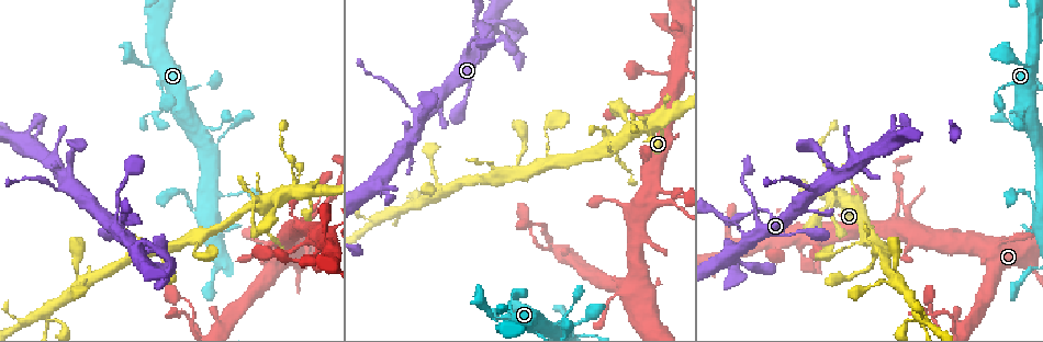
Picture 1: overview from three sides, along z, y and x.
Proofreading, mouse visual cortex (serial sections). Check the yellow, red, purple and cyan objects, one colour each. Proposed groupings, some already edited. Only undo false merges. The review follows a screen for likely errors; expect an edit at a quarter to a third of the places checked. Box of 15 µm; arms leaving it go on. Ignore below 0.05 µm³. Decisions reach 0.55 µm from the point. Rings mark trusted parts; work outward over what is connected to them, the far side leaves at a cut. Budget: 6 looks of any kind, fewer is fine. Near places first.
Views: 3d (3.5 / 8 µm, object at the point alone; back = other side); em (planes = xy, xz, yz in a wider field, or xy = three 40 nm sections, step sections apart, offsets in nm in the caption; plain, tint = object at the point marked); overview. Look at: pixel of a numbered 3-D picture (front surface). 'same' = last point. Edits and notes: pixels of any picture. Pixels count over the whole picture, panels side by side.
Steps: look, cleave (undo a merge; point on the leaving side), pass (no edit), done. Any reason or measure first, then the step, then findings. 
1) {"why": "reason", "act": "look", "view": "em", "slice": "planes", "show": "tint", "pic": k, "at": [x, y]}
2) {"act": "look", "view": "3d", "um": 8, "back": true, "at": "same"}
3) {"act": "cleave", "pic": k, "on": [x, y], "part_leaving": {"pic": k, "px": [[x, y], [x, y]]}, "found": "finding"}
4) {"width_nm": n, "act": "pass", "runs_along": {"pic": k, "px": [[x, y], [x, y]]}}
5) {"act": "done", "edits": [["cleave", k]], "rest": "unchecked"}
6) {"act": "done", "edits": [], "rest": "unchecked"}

{"why": "thin neck", "act": "look", "view": "3d", "um": 3.5, "pic": 1, "at": [55, 191]}

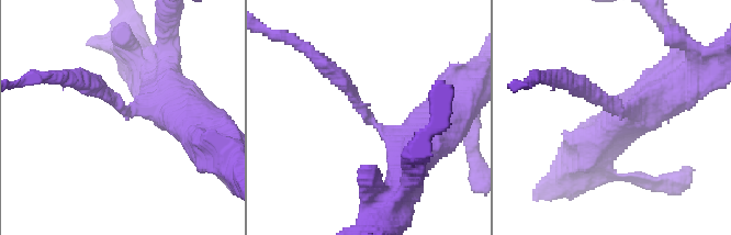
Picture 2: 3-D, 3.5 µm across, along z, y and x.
{"arm_widths_nm": [250, 600], "act": "look", "view": "em", "slice": "xy", "step": 1, "show": "tint", "pic": 2, "at": [367, 117]}

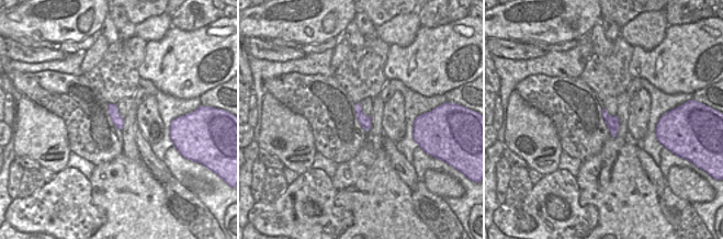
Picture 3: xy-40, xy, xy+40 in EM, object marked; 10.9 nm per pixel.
{"width_nm": 130, "act": "pass", "runs_along": {"pic": 2, "px": [[430, 135], [420, 147], [380, 127], [326, 65]]}, "found": "continuous, no second cell"}

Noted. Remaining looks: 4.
{"why": "abrupt turn", "act": "look", "view": "em", "slice": "xy", "step": 1, "show": "tint", "pic": 1, "at": [256, 204]}

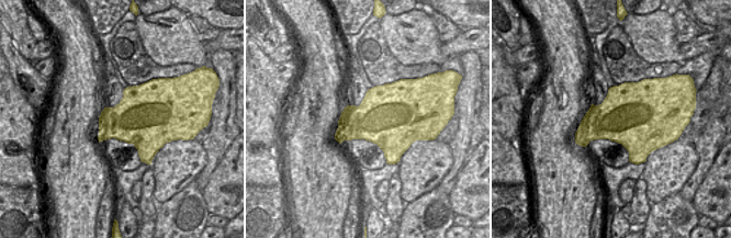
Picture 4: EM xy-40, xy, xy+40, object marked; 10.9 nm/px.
{"why": "see where the arms go", "act": "look", "view": "3d", "um": 3.5, "at": "same"}

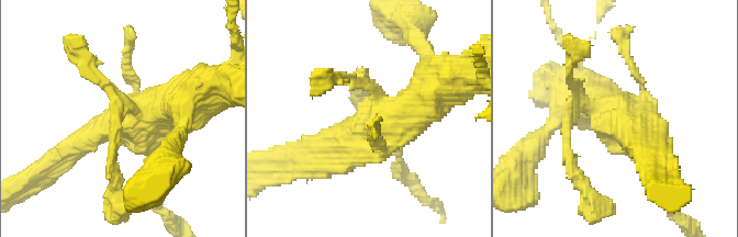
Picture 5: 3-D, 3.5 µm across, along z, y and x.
{"act": "pass", "runs_along": {"pic": 5, "px": [[445, 83], [401, 121], [326, 151]]}, "found": "all the same cell"}

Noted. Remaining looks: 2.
{"why": "three arms meet", "act": "look", "view": "3d", "um": 3.5, "pic": 1, "at": [905, 210]}

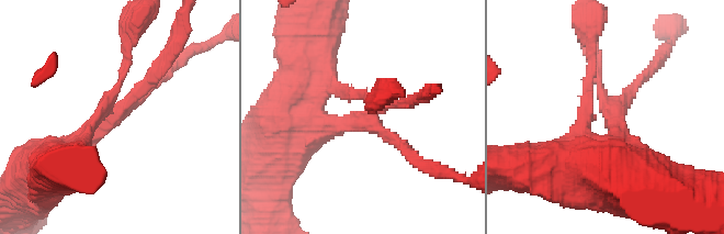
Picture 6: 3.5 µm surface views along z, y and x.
{"why": "need the tissue", "act": "look", "view": "em", "slice": "xy", "step": 1, "show": "tint", "pic": 6, "at": [367, 119]}

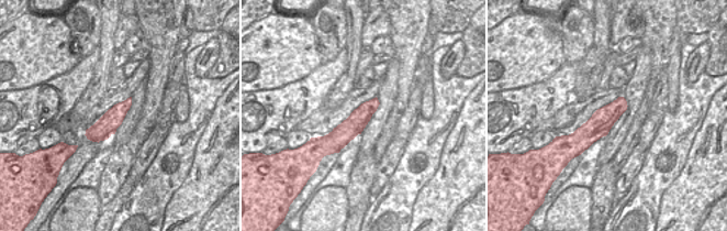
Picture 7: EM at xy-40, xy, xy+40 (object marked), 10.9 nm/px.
{"arms": 3, "act": "pass", "runs_along": {"pic": 6, "px": [[67, 154], [111, 121], [168, 56]]}, "found": "one cell here"}

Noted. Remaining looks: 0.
{"act": "done", "edits": [], "rest": "unchecked"}

